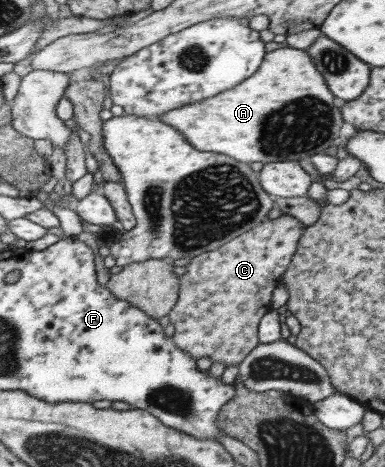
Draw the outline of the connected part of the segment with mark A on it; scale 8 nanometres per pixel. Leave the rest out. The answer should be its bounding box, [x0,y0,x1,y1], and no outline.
[157,46,343,164]

